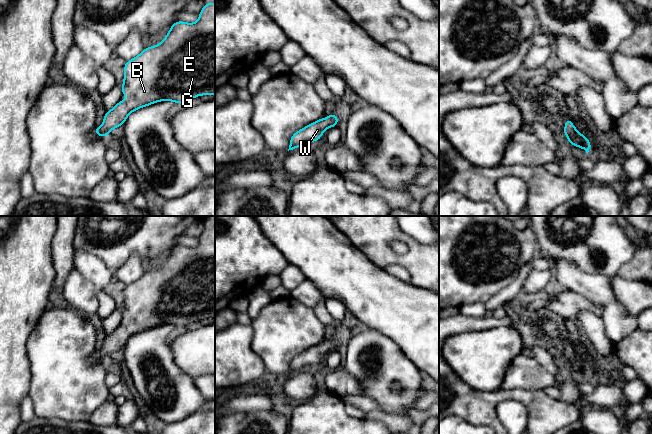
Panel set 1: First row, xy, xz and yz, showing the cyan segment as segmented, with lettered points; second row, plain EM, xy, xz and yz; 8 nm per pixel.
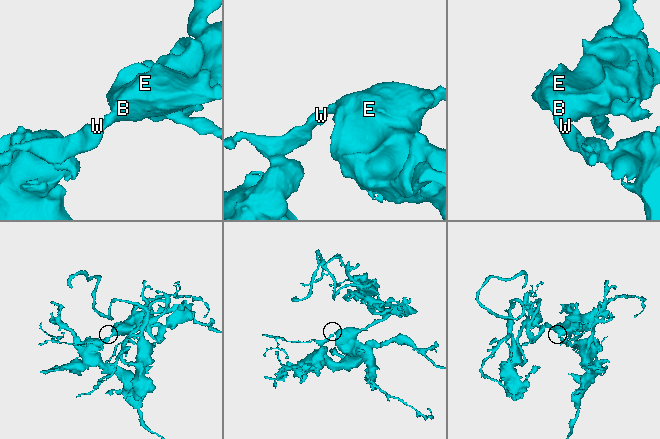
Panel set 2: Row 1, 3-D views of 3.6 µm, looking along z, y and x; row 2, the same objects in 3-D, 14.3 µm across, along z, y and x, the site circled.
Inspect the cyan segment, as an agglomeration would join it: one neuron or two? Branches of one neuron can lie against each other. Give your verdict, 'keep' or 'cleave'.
keep

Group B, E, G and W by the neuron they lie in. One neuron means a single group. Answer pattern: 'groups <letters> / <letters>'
groups B E G W

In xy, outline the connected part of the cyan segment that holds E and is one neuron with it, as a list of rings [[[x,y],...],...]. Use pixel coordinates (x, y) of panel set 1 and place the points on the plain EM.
[[[215,227],[204,228],[203,233],[199,237],[199,244],[196,247],[186,247],[182,245],[176,245],[171,250],[168,258],[164,264],[156,270],[145,272],[138,280],[126,285],[124,290],[124,305],[122,307],[122,319],[127,320],[126,325],[119,325],[110,335],[106,336],[103,343],[103,350],[96,350],[95,358],[101,361],[109,359],[110,355],[114,352],[120,351],[126,345],[128,339],[141,332],[149,330],[150,328],[157,327],[163,324],[170,324],[174,327],[185,327],[200,319],[214,319],[215,318]]]

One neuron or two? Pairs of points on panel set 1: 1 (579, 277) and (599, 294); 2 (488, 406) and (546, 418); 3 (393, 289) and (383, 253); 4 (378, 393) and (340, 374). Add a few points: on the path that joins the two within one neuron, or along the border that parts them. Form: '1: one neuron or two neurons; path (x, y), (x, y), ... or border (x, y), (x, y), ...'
1: one neuron; path (584, 282), (594, 289)
2: one neuron; path (502, 395), (522, 395), (532, 404)
3: two neurons; border (364, 254), (375, 264), (383, 268)
4: two neurons; border (343, 367), (358, 382), (365, 394)

